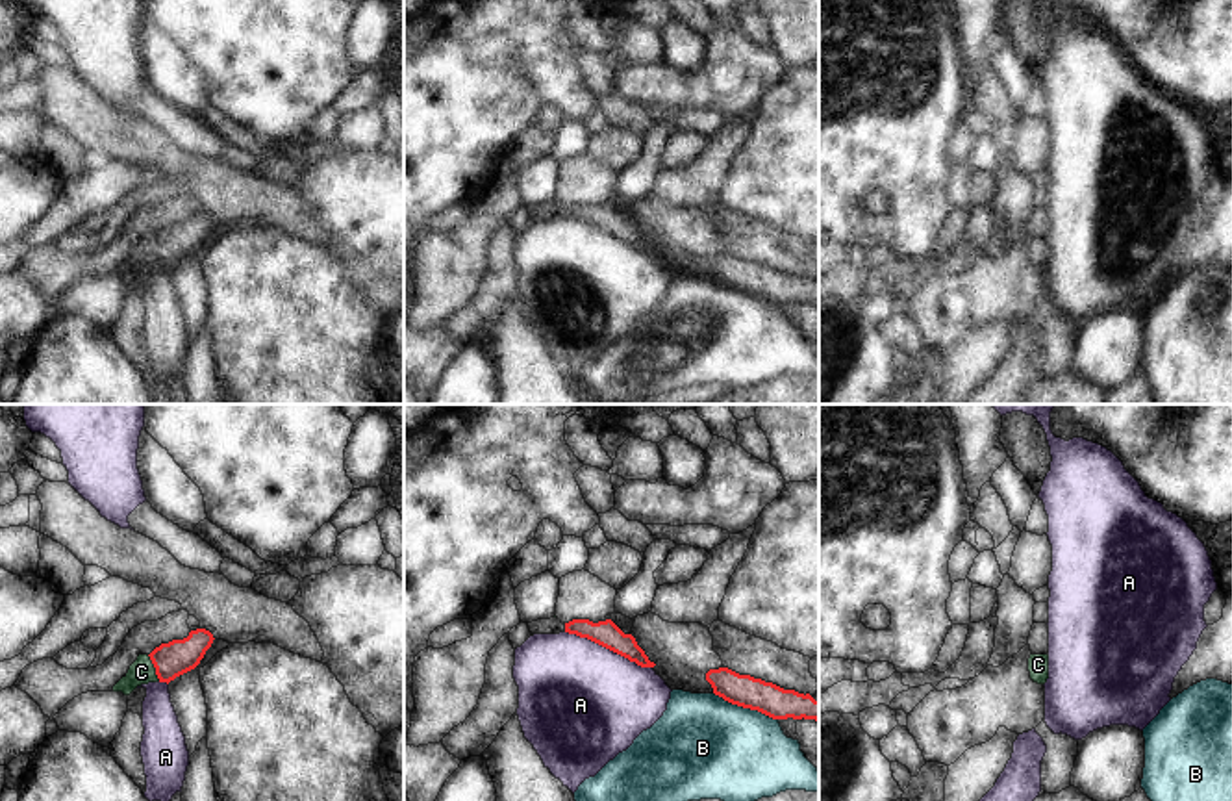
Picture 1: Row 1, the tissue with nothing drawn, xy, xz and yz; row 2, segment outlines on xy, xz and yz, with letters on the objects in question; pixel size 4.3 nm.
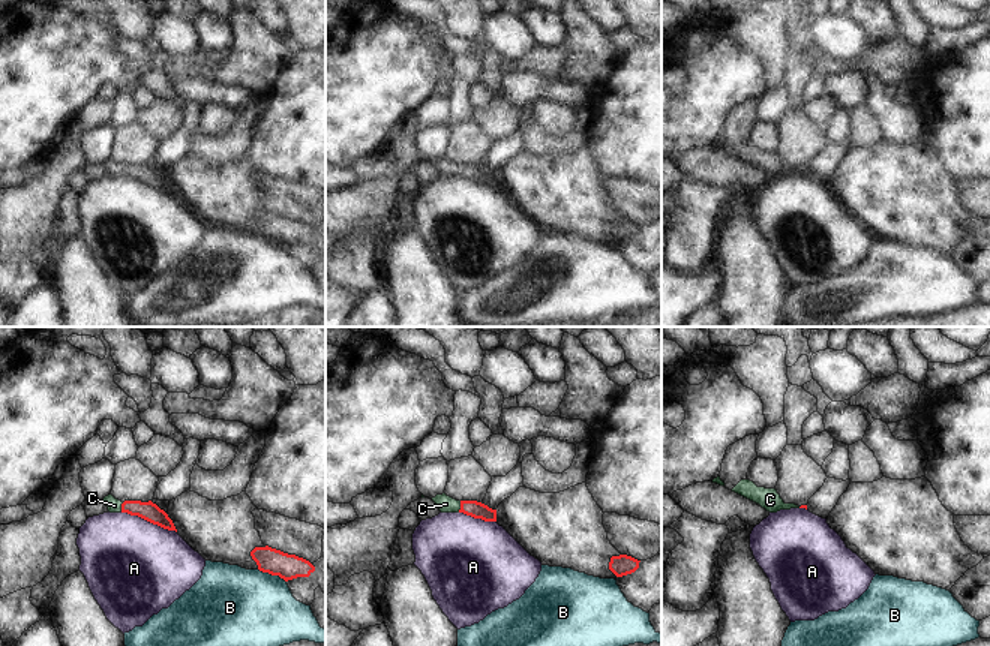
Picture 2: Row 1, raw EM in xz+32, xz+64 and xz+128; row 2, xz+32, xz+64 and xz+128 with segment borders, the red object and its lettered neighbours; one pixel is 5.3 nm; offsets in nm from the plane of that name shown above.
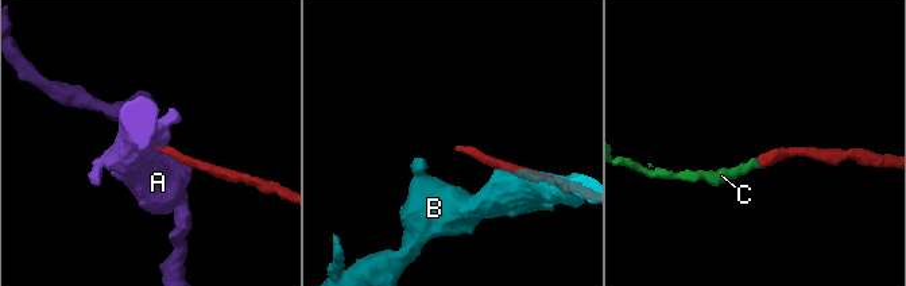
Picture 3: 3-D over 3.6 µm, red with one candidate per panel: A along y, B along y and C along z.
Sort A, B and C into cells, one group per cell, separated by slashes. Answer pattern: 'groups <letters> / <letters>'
groups A / B / C

